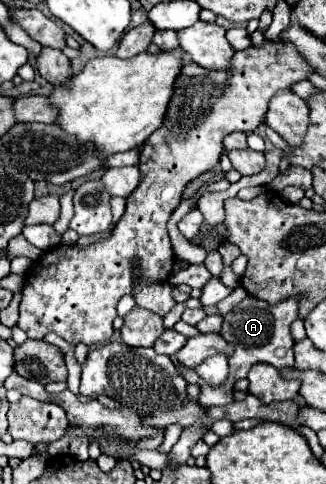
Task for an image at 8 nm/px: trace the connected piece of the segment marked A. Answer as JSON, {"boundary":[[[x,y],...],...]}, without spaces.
{"boundary":[[[246,296],[236,308],[232,308],[232,312],[228,312],[224,316],[224,324],[222,324],[220,332],[224,334],[224,338],[228,342],[234,344],[234,354],[228,358],[230,372],[228,372],[228,378],[220,386],[210,386],[208,382],[202,382],[202,378],[198,378],[196,374],[192,374],[192,372],[188,374],[188,382],[194,382],[200,386],[200,396],[198,396],[200,406],[210,408],[210,406],[230,404],[232,392],[234,392],[234,382],[240,378],[246,378],[252,364],[266,362],[278,370],[292,368],[292,364],[294,364],[294,354],[292,354],[294,340],[290,336],[290,324],[298,318],[296,308],[298,308],[296,298],[278,302],[276,306],[268,306],[268,302],[264,302],[264,300],[256,300],[256,298]]]}

